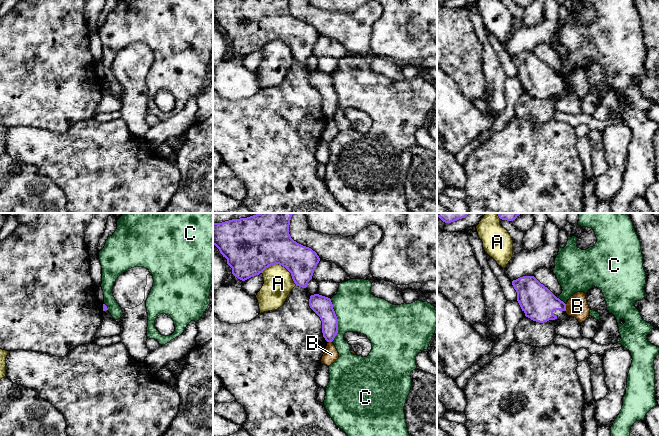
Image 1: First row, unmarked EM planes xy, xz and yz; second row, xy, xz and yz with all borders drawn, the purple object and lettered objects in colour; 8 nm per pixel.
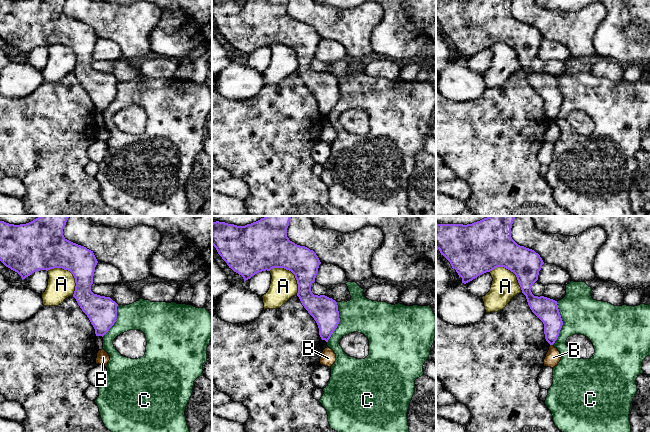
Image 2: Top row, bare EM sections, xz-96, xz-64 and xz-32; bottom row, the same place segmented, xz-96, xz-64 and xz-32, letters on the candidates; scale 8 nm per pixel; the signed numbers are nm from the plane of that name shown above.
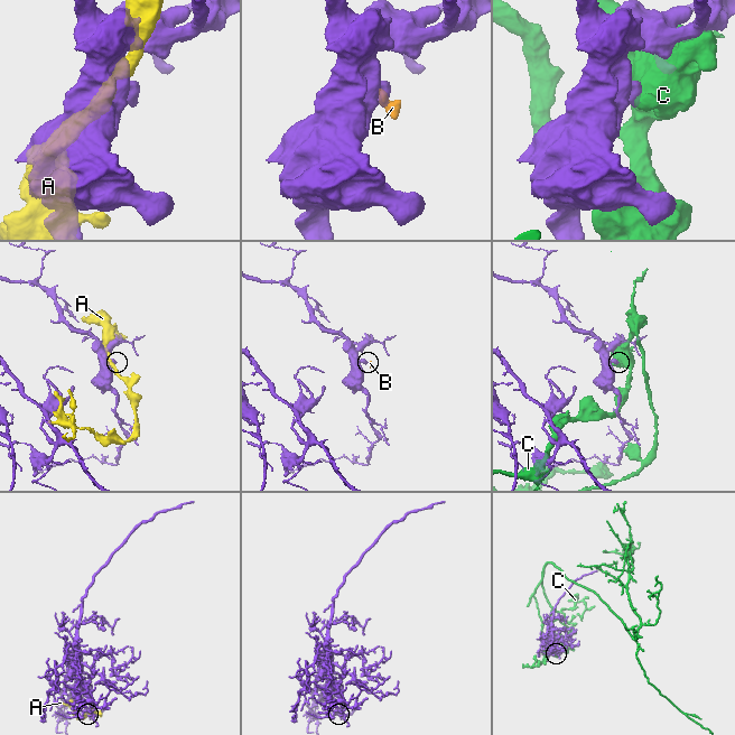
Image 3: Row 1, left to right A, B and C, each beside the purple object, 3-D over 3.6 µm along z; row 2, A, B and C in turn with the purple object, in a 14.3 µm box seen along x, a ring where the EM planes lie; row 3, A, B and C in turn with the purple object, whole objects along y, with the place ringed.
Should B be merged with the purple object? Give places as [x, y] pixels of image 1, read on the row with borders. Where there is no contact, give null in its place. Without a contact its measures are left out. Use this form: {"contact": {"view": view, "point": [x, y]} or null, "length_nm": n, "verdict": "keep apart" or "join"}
{"contact": {"view": "yz", "point": [565, 307]}, "length_nm": 60, "verdict": "keep apart"}

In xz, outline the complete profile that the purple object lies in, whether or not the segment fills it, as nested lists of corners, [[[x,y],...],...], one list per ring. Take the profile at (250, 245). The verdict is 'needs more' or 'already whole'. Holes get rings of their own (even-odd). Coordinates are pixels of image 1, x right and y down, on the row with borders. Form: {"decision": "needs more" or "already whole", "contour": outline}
{"decision": "already whole", "contour": [[[259,213],[247,218],[213,223],[213,245],[227,259],[232,274],[245,281],[259,275],[271,265],[282,265],[292,276],[296,286],[306,288],[320,261],[311,248],[294,241],[289,234],[293,213]]]}

